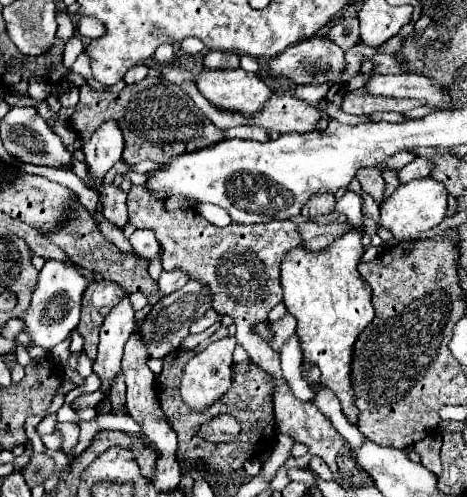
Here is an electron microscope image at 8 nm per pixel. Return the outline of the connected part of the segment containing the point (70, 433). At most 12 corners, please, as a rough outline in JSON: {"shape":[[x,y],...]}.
{"shape":[[56,423],[62,447],[68,451],[78,443],[78,423]]}

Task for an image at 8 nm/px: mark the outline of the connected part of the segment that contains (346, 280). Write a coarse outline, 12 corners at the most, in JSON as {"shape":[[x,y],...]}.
{"shape":[[362,231],[294,247],[284,305],[316,363],[356,423],[350,353],[374,319],[358,273]]}

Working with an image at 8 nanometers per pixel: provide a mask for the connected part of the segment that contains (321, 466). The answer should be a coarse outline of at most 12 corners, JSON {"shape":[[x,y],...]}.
{"shape":[[312,456],[309,468],[326,481],[334,480],[321,457]]}

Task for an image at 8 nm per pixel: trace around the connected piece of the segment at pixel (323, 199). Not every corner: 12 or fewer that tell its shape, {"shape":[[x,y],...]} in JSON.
{"shape":[[334,193],[310,197],[302,215],[318,217],[332,213]]}

